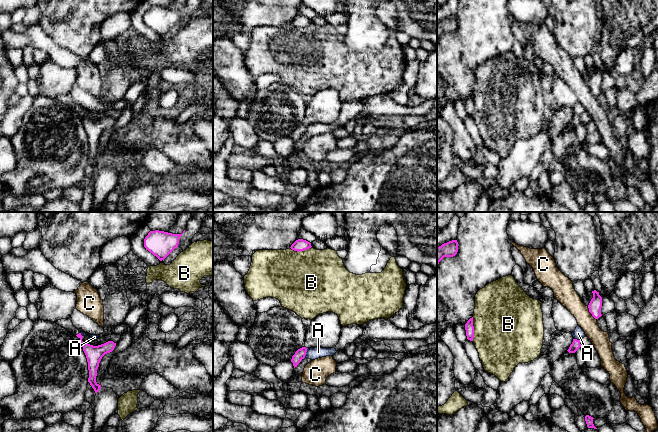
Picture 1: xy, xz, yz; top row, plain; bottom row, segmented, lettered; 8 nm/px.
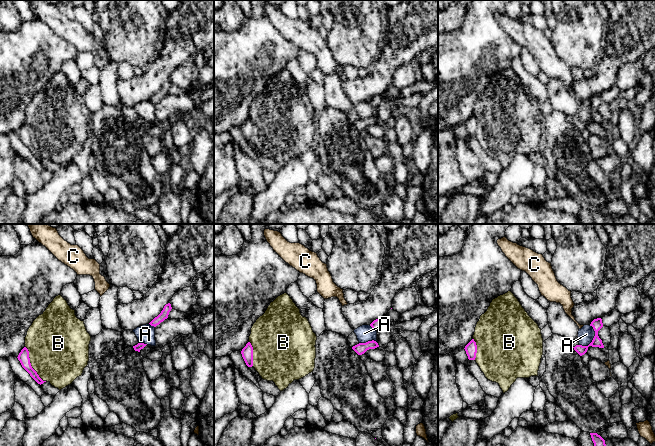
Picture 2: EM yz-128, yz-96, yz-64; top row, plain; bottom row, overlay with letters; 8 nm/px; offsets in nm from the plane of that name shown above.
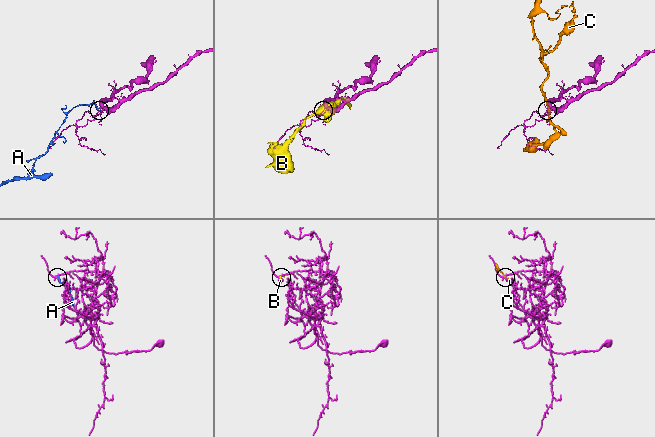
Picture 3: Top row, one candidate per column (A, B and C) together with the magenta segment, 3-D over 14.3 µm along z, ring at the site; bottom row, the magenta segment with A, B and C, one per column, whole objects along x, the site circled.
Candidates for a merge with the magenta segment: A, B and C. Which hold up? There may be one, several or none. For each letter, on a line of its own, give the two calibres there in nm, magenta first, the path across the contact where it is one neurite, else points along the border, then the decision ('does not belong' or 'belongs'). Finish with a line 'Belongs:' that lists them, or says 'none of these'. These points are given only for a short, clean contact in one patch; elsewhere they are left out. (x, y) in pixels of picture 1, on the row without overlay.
A: 80 nm thick on the magenta side, 100 nm on the other; does not belong
B: 70 nm thick on the magenta side, 500 nm on the other; does not belong
C: 100 nm thick on the magenta side, 160 nm on the other; border along yz (587, 82), (590, 89), (596, 95); does not belong
Belongs: none of these

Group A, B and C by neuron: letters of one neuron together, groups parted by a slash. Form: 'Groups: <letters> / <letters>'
Groups: A / B / C

